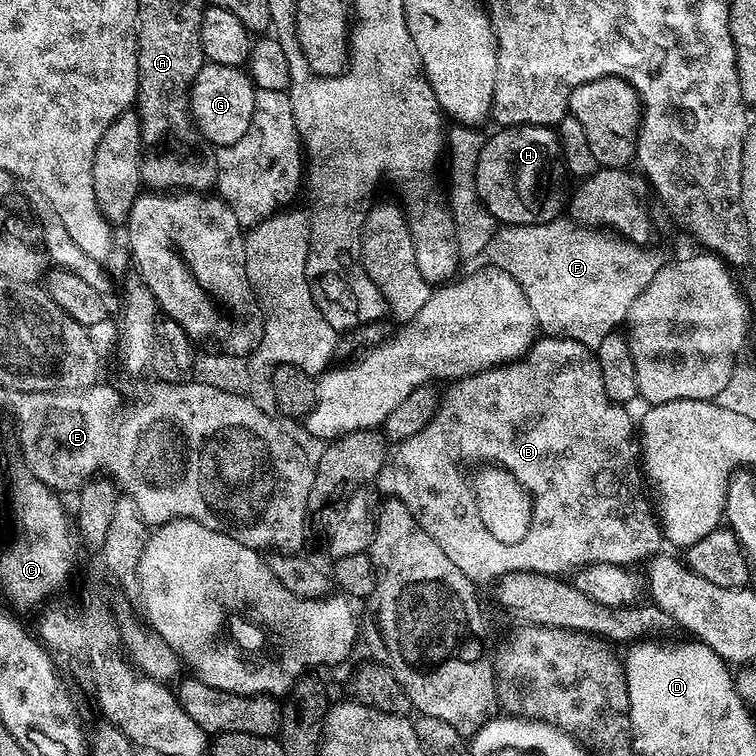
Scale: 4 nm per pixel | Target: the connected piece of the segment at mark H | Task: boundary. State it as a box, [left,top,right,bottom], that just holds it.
[476,124,566,226]

